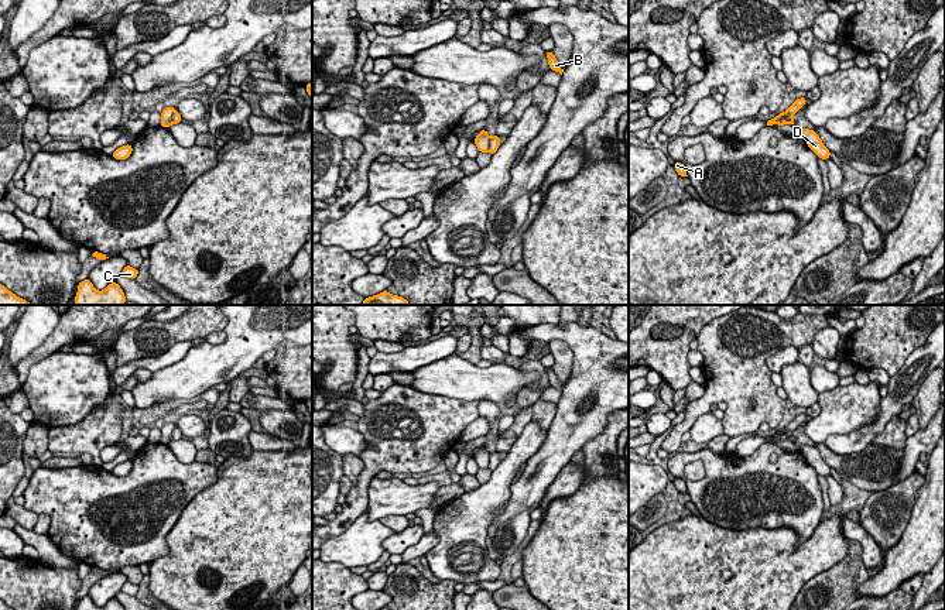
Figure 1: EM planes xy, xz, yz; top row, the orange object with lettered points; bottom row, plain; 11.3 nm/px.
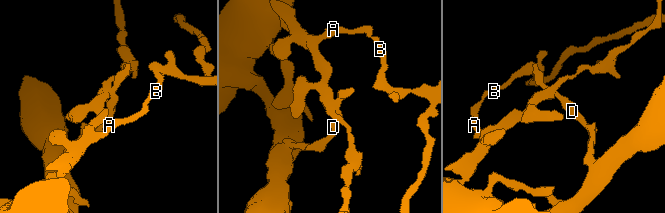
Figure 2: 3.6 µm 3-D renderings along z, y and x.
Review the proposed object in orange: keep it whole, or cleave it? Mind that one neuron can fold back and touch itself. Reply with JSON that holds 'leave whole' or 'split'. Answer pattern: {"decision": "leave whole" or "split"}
{"decision": "split"}

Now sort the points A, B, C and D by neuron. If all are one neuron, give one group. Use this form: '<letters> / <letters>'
A B C / D

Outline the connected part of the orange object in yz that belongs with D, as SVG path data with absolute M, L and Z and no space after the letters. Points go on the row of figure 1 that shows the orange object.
M801 128L798 134L807 141L808 147L816 154L818 158L831 158L831 151L824 145L816 131Z

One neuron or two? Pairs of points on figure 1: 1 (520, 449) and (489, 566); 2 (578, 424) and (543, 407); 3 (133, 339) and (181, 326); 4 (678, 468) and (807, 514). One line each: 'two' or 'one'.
1: one
2: two
3: one
4: one

